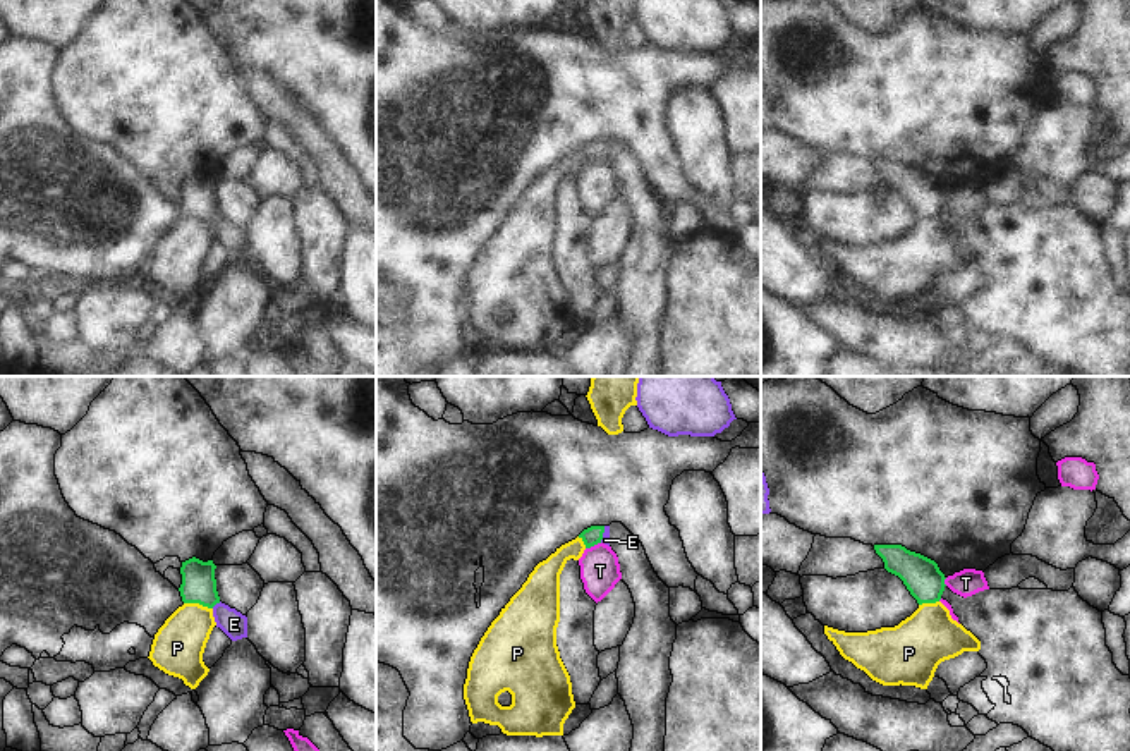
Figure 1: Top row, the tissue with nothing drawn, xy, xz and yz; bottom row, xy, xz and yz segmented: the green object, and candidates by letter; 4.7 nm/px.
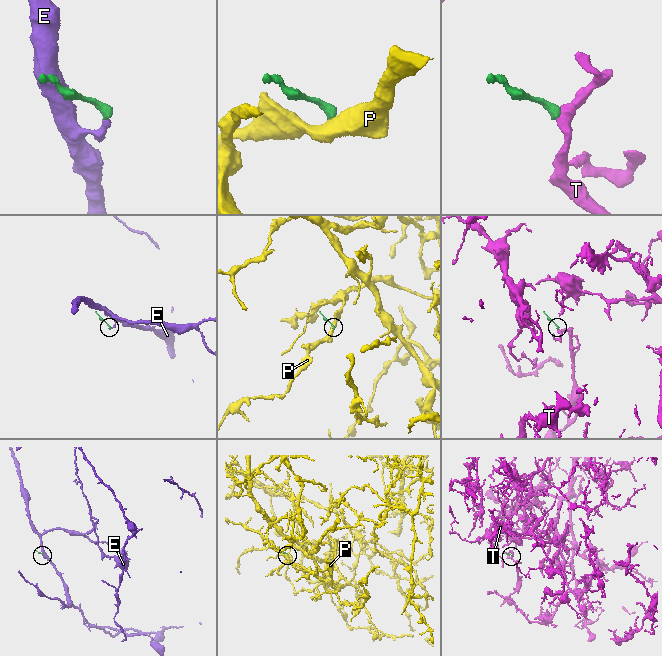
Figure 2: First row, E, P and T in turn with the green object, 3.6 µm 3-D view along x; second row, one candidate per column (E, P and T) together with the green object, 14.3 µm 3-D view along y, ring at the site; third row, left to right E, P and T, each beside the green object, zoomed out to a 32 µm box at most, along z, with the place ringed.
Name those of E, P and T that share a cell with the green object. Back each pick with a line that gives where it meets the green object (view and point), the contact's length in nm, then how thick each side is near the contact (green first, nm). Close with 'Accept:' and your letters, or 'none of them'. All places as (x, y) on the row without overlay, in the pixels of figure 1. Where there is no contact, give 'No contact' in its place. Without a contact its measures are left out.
E: Touches green at xy (215, 219). Shared border 50 nm. Thickness 160 nm (green) against 120 nm
Accept: E

